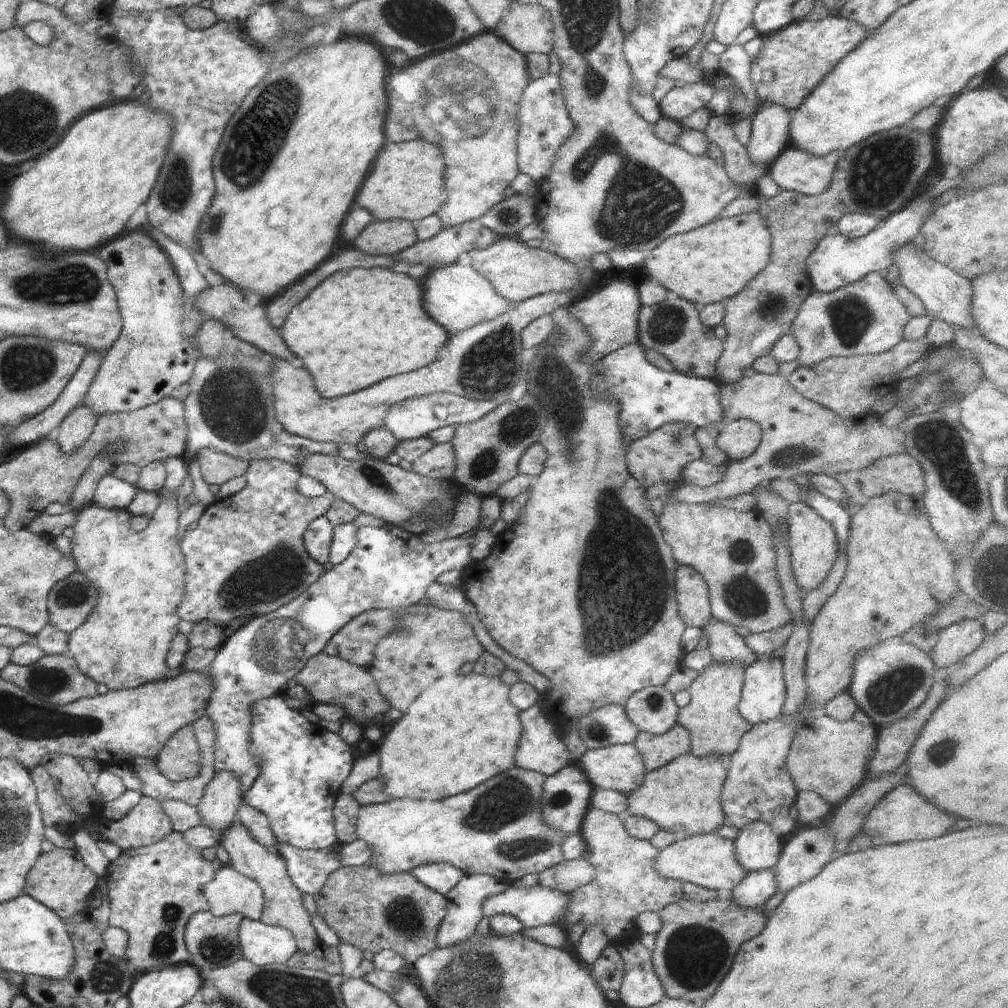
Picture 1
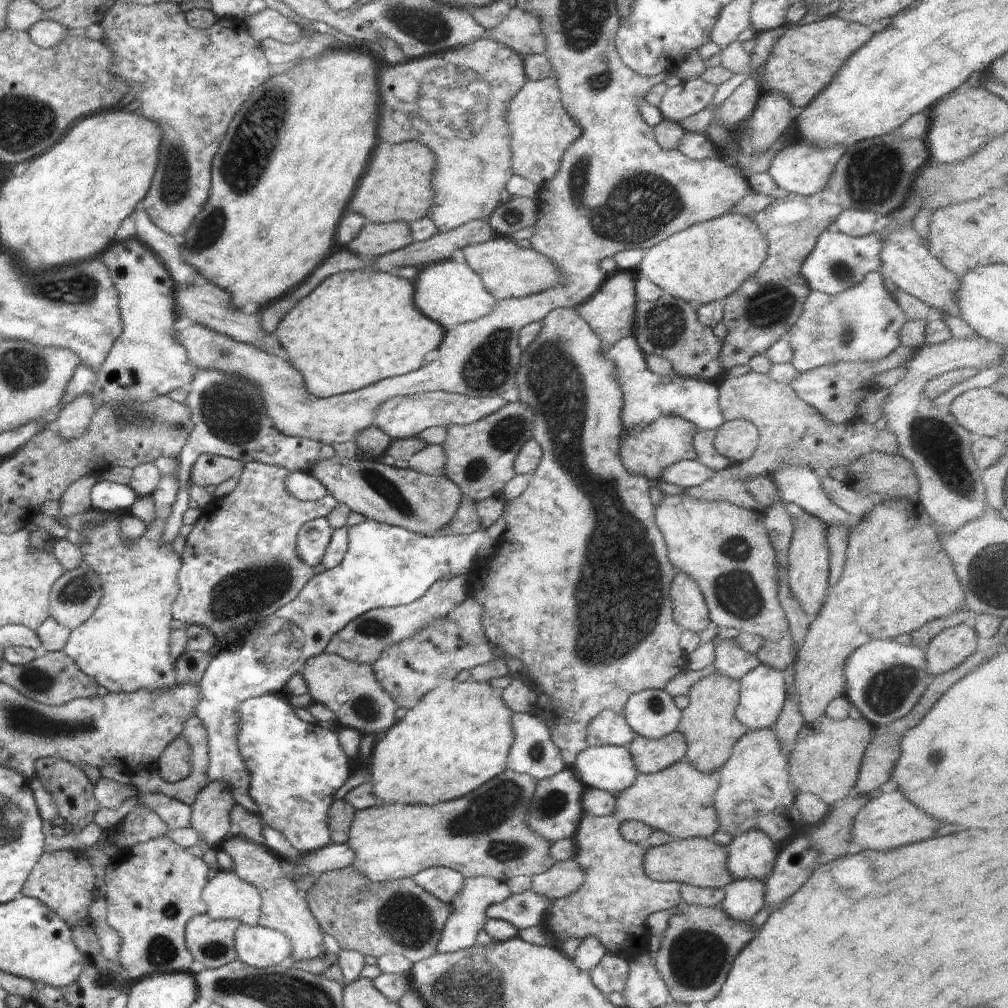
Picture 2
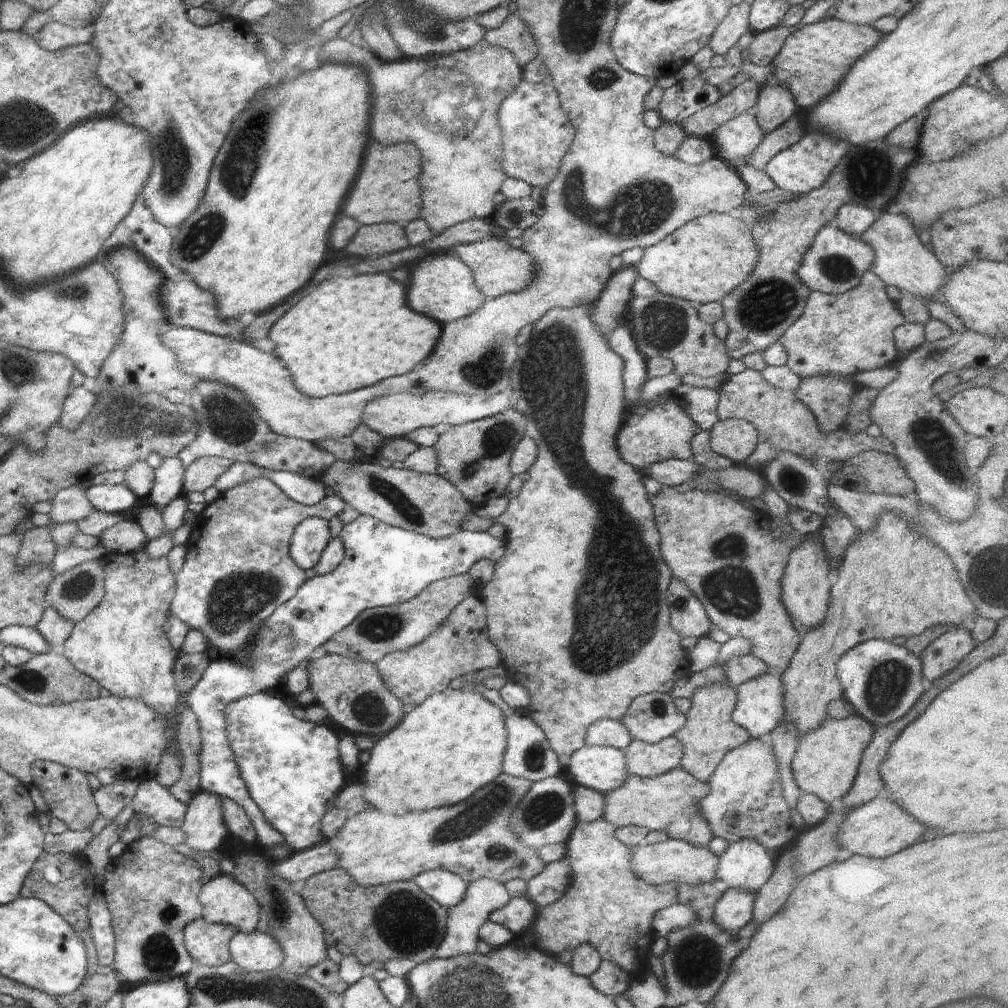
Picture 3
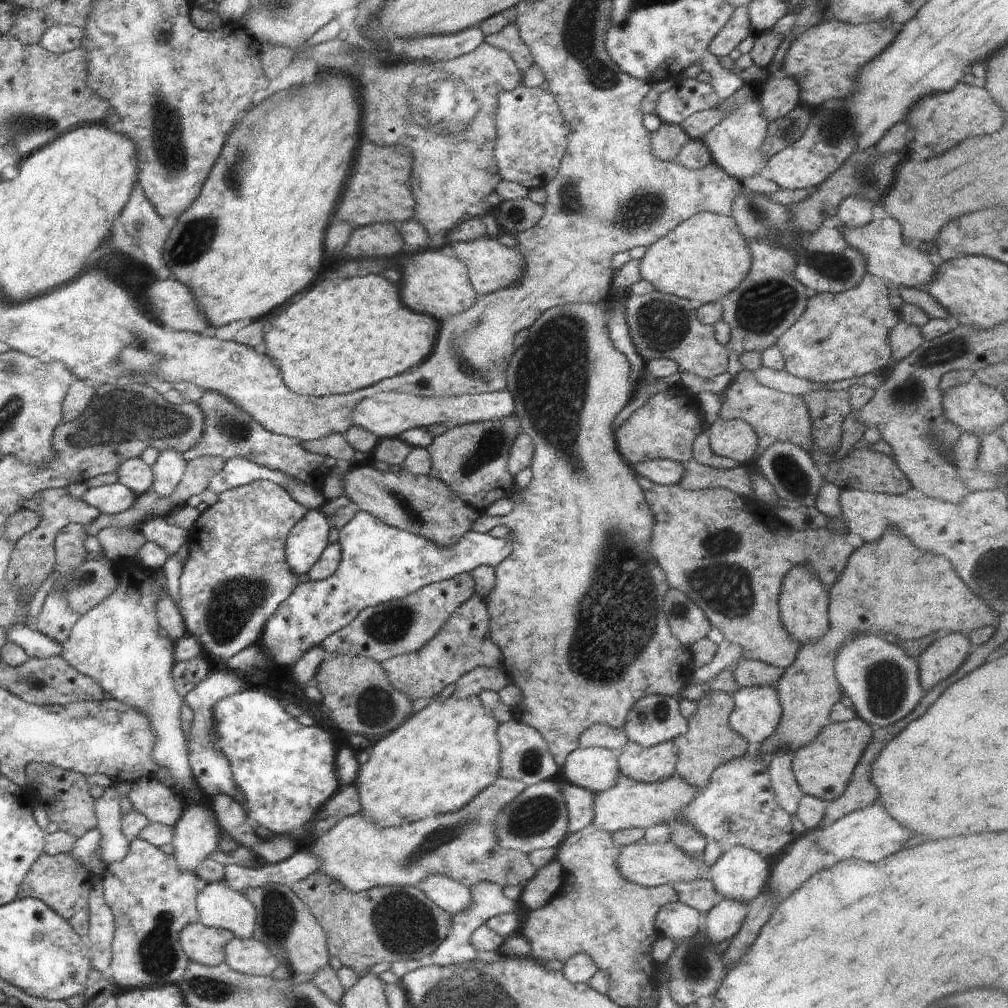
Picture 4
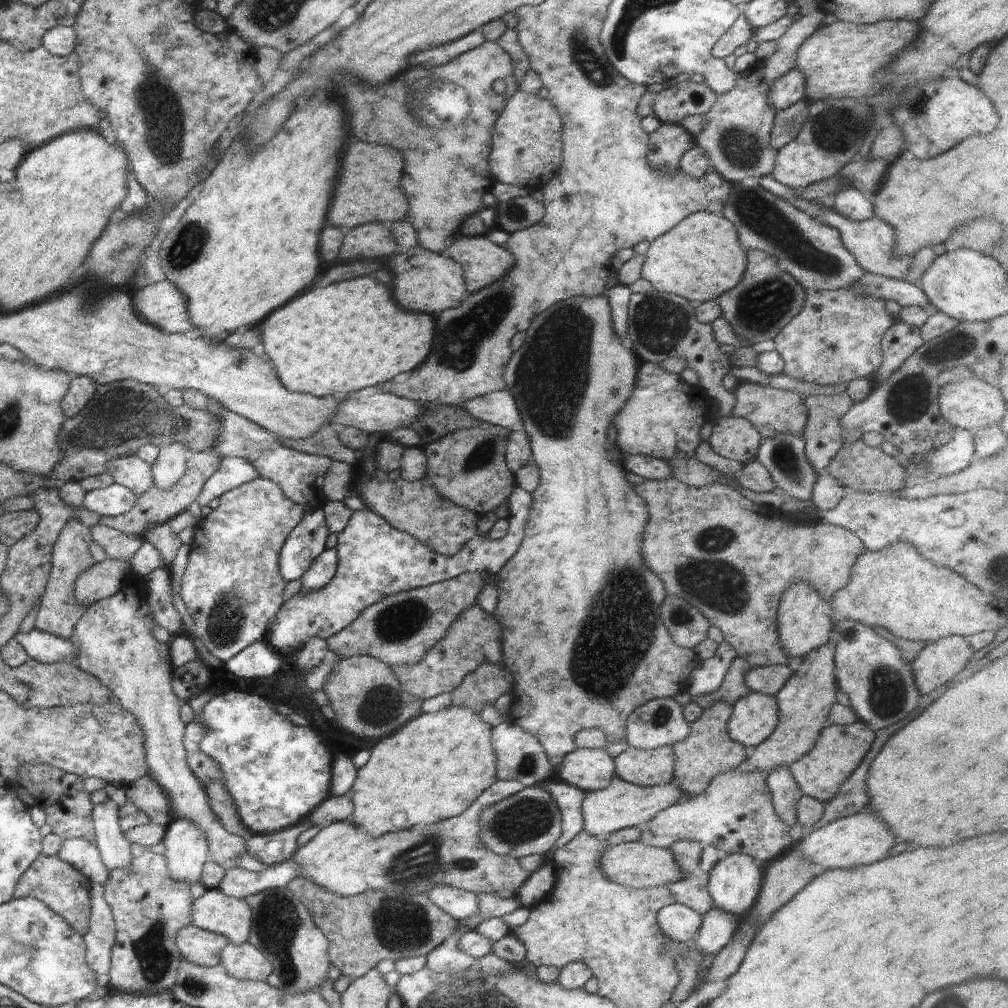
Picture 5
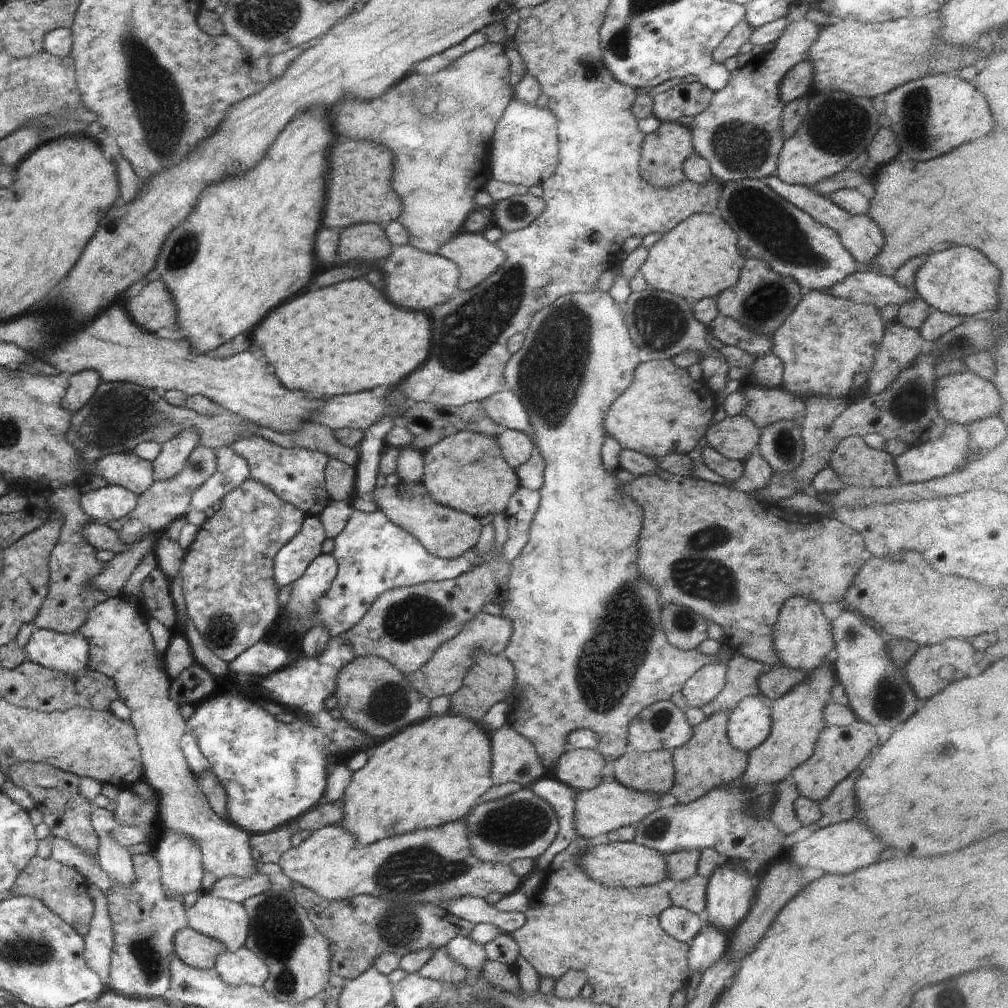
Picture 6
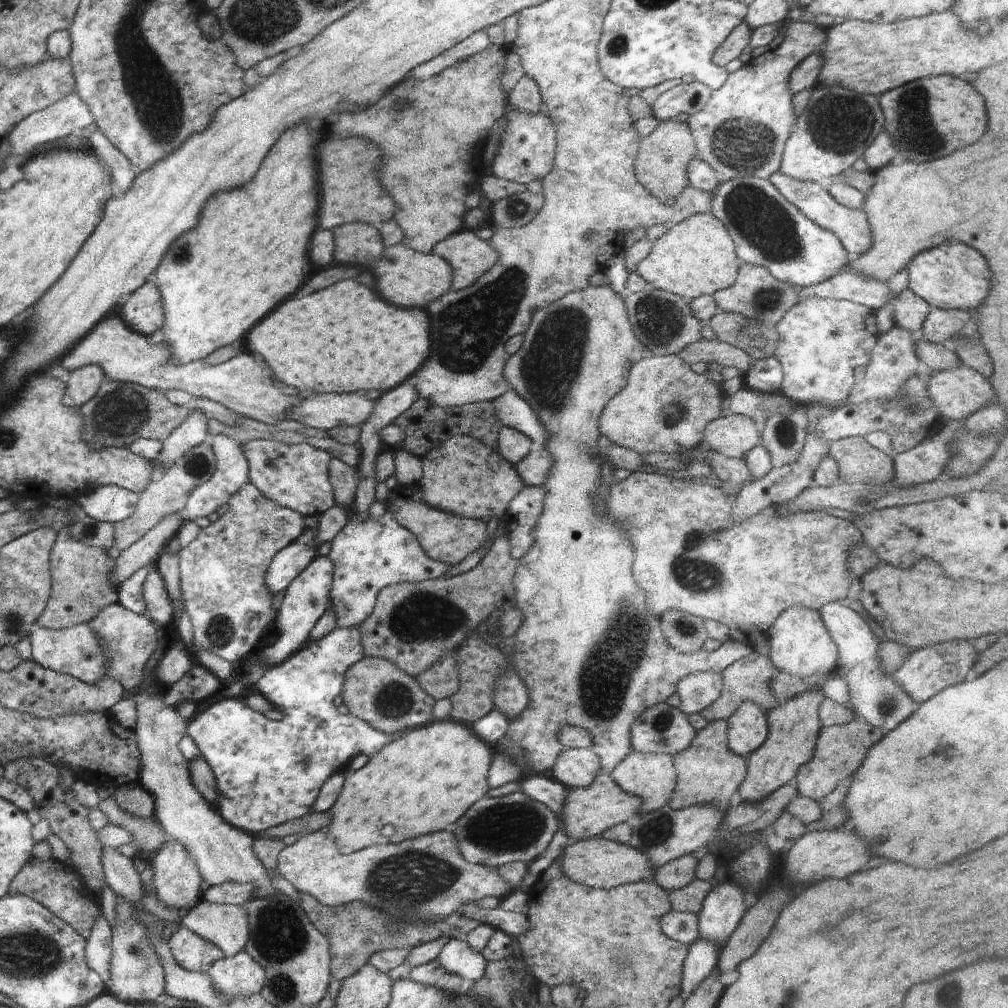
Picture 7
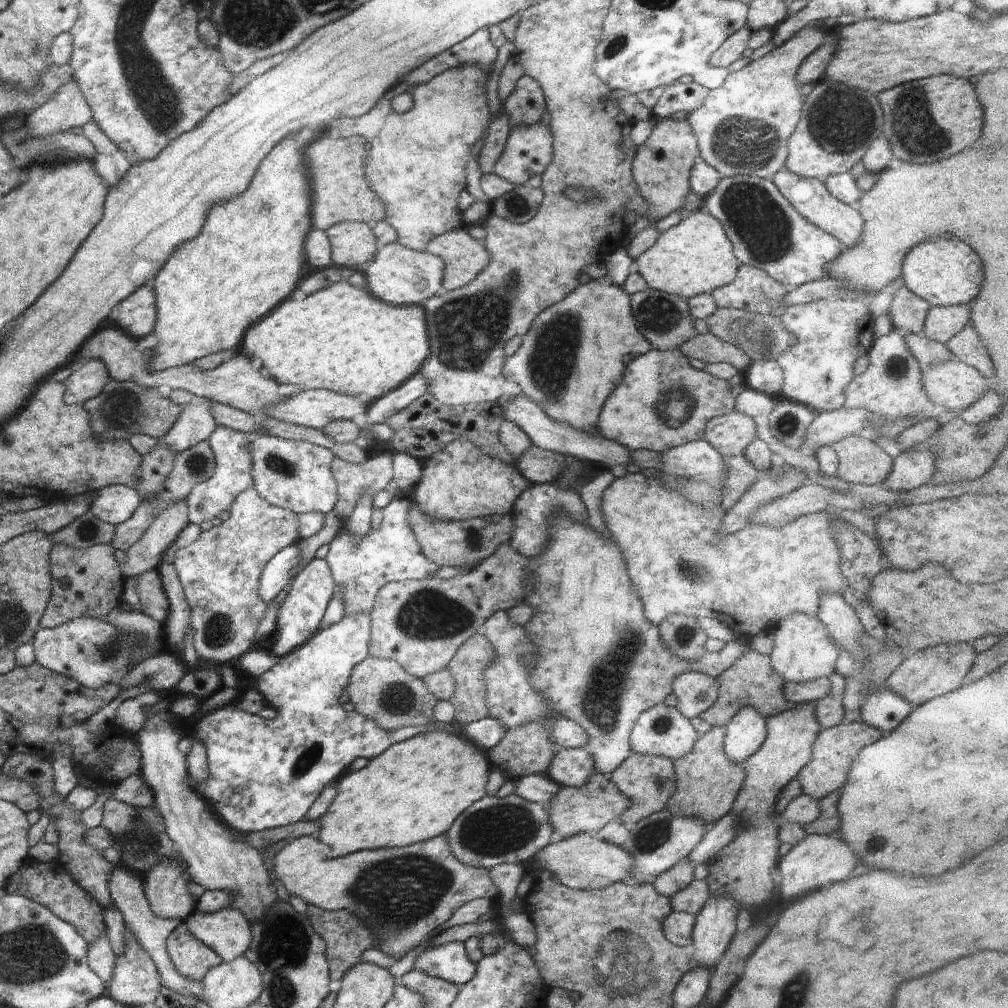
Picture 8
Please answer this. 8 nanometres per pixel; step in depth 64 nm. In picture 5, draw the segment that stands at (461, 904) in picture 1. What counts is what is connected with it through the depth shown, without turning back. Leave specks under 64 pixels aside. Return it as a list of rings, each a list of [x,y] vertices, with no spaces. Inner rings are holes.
[[[496,893],[481,895],[479,897],[481,914],[478,917],[460,921],[460,928],[455,931],[455,934],[427,955],[428,960],[425,968],[434,973],[464,974],[475,960],[458,949],[459,936],[468,930],[474,930],[479,923],[486,919],[511,914],[522,906],[523,904],[517,894],[512,898],[499,898]]]

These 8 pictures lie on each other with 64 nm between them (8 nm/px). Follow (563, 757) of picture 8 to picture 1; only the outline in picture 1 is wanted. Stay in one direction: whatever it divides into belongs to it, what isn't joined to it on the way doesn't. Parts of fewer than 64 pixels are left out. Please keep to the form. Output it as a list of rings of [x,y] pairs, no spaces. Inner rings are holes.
[[[618,744],[587,749],[577,762],[595,788],[632,794],[648,774],[646,764],[634,744]]]

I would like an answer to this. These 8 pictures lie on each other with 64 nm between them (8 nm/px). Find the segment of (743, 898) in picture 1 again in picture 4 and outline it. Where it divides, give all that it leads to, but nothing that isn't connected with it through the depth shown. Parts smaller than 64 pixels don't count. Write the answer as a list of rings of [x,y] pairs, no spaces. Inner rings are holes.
[[[723,899],[706,914],[703,934],[714,943],[728,940],[739,932],[746,914],[745,903]]]

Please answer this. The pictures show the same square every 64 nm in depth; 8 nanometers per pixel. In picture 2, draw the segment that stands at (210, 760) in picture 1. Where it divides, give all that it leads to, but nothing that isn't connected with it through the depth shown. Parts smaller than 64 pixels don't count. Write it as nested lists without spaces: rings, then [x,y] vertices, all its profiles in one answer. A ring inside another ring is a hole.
[[[190,716],[188,720],[186,720],[186,724],[184,724],[184,730],[182,730],[181,734],[186,736],[186,742],[190,744],[190,774],[188,774],[186,779],[179,780],[175,783],[170,783],[162,780],[160,778],[159,773],[156,770],[138,770],[131,775],[130,780],[134,788],[136,788],[136,792],[138,794],[150,794],[150,792],[158,792],[158,794],[162,794],[162,796],[169,796],[170,798],[182,801],[188,806],[196,800],[196,795],[203,788],[206,788],[208,784],[211,783],[210,778],[208,778],[208,736],[206,736],[206,728],[204,728],[204,724],[202,724],[202,720],[200,720],[197,716]]]

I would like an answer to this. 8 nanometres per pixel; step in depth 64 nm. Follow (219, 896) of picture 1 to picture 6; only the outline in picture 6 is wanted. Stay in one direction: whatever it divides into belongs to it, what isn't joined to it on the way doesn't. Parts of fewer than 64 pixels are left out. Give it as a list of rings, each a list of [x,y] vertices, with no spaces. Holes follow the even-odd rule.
[[[203,892],[186,916],[188,927],[222,942],[230,952],[245,946],[250,920],[243,904]]]

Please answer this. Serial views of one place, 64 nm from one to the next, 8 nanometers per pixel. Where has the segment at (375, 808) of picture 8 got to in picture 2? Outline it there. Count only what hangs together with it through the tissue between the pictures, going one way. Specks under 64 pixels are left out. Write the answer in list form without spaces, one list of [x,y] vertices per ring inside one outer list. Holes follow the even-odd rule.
[[[452,678],[426,692],[424,698],[414,708],[407,709],[404,718],[397,721],[374,746],[370,762],[372,794],[378,796],[378,800],[384,800],[386,806],[398,802],[432,806],[466,796],[508,769],[508,750],[514,744],[514,726],[510,722],[510,714],[514,712],[504,706],[502,695],[503,689],[472,678],[463,682]]]

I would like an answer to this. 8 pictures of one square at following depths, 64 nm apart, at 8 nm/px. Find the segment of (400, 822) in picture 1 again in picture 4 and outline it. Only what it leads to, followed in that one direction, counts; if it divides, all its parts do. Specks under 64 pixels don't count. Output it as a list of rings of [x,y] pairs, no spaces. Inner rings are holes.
[[[498,777],[493,784],[490,784],[490,786],[478,794],[478,798],[474,798],[470,804],[466,804],[466,806],[464,806],[464,808],[461,810],[458,810],[458,812],[454,812],[454,814],[438,814],[438,816],[432,816],[432,818],[428,818],[428,820],[420,820],[420,822],[414,822],[414,824],[404,824],[400,827],[381,828],[381,825],[376,826],[376,824],[372,824],[372,821],[368,822],[368,820],[366,820],[362,814],[351,815],[350,817],[340,819],[335,826],[332,826],[328,830],[328,832],[322,834],[322,836],[317,837],[315,840],[312,840],[308,845],[306,845],[305,849],[309,850],[310,853],[313,853],[313,856],[321,856],[321,868],[316,871],[322,872],[326,877],[329,877],[336,883],[340,884],[345,890],[354,893],[360,893],[361,891],[374,889],[375,887],[418,887],[425,880],[425,878],[429,878],[434,874],[446,876],[455,882],[460,882],[468,889],[472,889],[475,885],[478,885],[482,882],[496,884],[502,889],[507,886],[526,884],[526,882],[530,881],[535,876],[535,872],[538,869],[534,869],[533,865],[530,864],[529,859],[527,858],[528,855],[502,849],[497,844],[497,837],[493,836],[494,816],[498,815],[498,812],[501,812],[501,809],[505,808],[512,800],[515,800],[518,797],[518,794],[522,793],[525,788],[526,785],[524,785],[522,782],[505,777]]]

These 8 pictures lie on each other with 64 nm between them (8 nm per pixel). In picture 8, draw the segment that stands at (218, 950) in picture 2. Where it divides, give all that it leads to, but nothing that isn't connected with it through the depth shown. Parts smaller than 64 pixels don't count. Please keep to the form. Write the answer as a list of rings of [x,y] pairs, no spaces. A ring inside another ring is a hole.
[[[183,922],[168,935],[167,950],[174,968],[182,976],[190,976],[190,980],[196,982],[200,982],[210,968],[223,961],[218,952],[194,938]]]

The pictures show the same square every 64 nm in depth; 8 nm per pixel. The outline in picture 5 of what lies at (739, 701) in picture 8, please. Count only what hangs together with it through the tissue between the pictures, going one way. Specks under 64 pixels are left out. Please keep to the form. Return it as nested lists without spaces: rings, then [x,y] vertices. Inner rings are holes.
[[[736,656],[731,663],[730,669],[718,690],[711,694],[692,699],[703,710],[711,708],[716,702],[725,701],[733,706],[743,695],[751,692],[746,685],[746,676],[752,667],[748,661]]]

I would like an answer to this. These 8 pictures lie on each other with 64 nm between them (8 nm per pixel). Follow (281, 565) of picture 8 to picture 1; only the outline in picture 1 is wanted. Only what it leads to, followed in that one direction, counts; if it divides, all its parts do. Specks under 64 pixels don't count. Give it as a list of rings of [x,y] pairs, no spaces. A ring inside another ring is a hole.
[[[322,515],[310,521],[306,532],[304,532],[304,546],[312,560],[318,564],[330,562],[330,543],[333,539],[333,526],[331,522]]]

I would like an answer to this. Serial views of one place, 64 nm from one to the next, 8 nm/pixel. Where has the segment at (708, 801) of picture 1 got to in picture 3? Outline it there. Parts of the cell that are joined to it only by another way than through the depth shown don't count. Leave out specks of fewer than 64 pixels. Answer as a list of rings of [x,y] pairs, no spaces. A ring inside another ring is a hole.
[[[682,766],[672,768],[670,772],[664,772],[654,778],[628,775],[620,788],[604,795],[606,808],[603,818],[614,824],[616,829],[622,826],[640,826],[649,831],[664,831],[670,839],[707,846],[714,832],[710,824],[702,818],[698,806],[698,802],[706,798],[707,792],[710,792],[708,782],[696,780],[690,772],[682,770]]]

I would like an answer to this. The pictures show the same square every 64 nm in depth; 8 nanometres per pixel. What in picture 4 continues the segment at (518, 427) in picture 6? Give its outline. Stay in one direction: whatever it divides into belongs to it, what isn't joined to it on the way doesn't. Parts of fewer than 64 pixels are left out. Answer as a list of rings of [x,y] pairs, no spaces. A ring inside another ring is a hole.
[[[493,391],[454,397],[418,397],[398,392],[378,392],[363,399],[351,413],[352,425],[364,428],[379,439],[395,438],[402,432],[414,428],[423,428],[442,422],[465,423],[506,421],[515,416],[515,405],[510,392]]]

